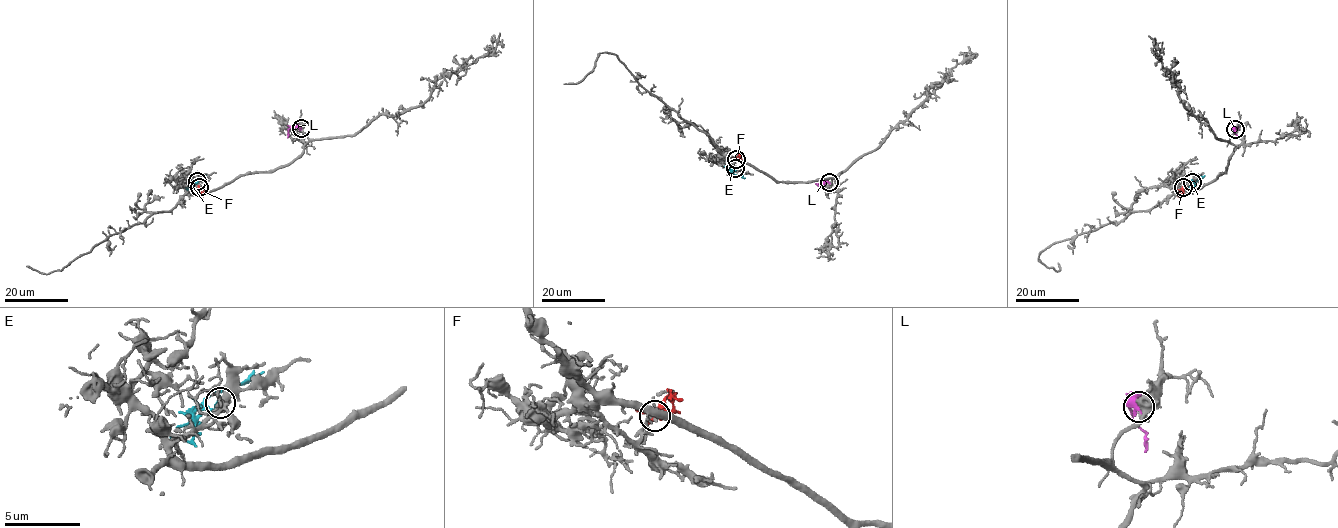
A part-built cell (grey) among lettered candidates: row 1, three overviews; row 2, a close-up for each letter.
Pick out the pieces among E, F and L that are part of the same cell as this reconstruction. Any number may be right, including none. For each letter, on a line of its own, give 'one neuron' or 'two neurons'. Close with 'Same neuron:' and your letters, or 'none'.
E: two neurons
F: two neurons
L: one neuron
Same neuron: L

